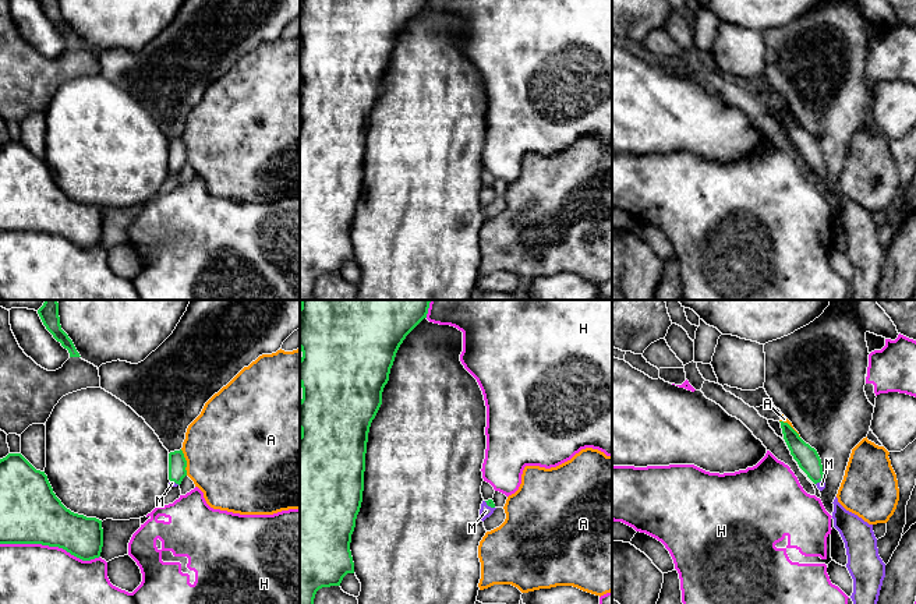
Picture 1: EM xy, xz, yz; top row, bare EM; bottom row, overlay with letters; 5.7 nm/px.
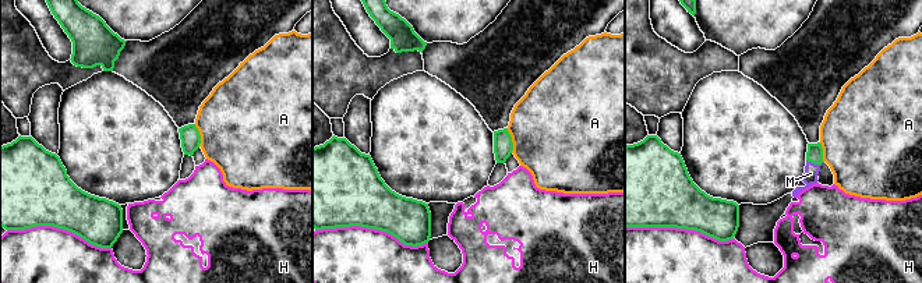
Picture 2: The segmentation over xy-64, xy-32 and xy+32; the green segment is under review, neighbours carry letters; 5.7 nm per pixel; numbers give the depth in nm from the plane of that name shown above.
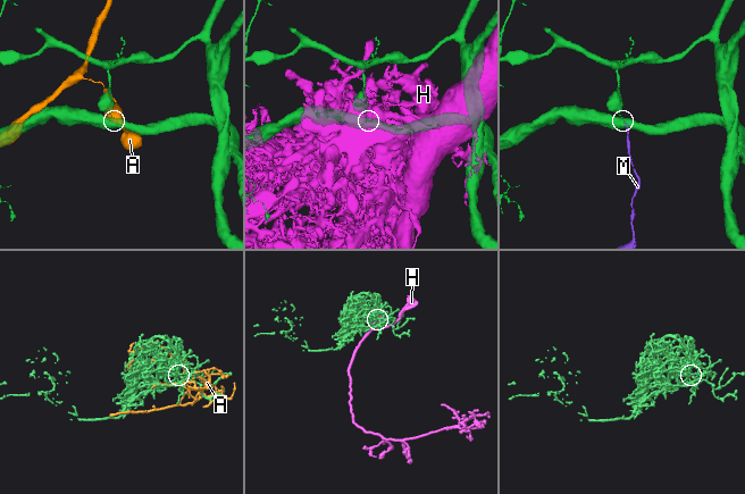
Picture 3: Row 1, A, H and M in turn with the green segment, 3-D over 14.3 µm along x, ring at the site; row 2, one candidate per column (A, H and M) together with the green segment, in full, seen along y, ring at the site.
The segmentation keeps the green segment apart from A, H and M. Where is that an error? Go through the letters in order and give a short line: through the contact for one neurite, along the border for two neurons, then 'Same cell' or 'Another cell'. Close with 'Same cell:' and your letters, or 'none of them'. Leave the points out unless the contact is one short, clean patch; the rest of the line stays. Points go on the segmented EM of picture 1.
A: Another cell
H: Another cell
M: Line: xz (490, 502), (490, 505), (485, 511). Same cell
Same cell: M

